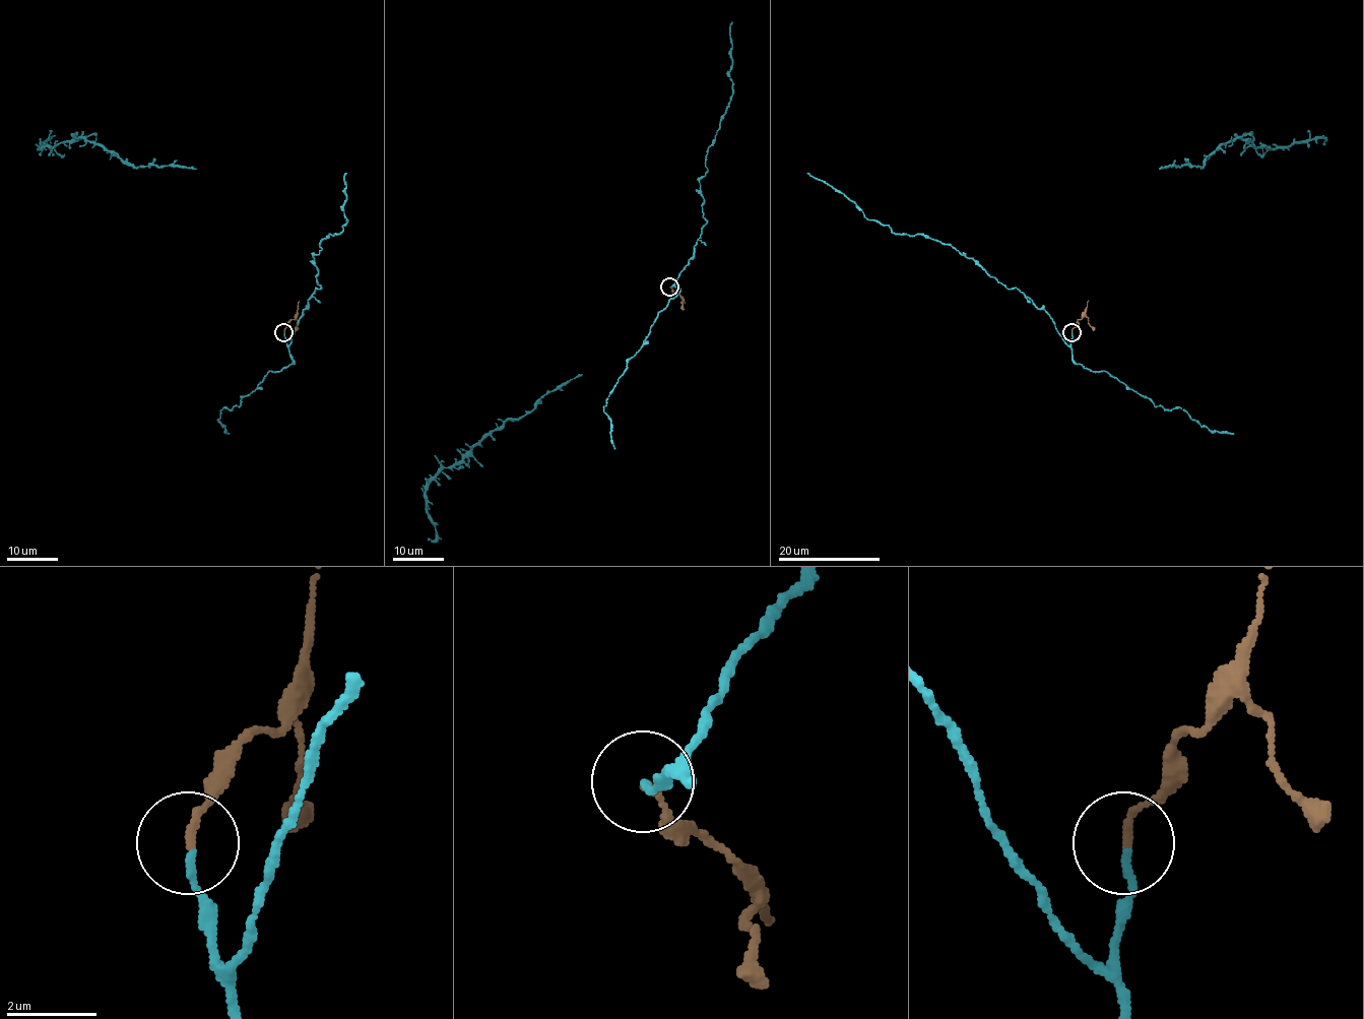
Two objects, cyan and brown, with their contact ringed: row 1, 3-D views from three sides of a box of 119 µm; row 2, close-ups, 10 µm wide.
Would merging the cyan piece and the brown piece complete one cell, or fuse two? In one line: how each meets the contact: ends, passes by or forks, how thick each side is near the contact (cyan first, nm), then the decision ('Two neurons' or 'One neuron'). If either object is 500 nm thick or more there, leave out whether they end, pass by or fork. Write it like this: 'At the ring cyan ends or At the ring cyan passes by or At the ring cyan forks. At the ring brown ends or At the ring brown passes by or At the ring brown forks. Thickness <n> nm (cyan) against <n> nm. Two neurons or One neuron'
At the ring cyan ends. At the ring brown ends. Thickness 150 nm (cyan) against 190 nm. Two neurons

